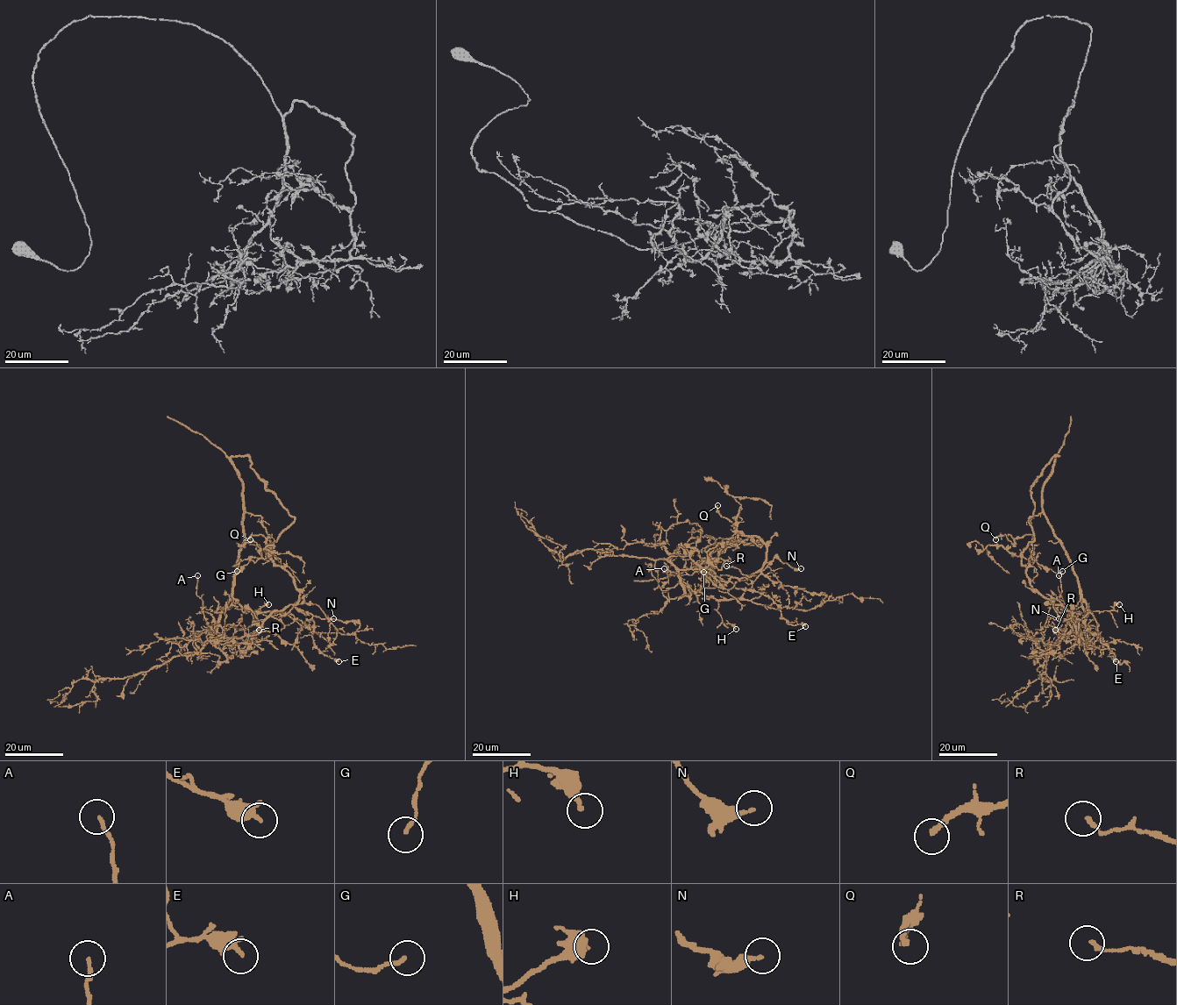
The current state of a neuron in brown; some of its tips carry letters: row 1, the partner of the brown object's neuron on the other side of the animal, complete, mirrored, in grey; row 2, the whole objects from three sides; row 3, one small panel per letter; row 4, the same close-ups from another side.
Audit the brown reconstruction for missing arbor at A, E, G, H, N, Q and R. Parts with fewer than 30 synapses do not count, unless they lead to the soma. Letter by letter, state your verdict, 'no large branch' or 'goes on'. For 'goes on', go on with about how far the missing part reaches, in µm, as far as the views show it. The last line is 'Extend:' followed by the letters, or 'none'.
A: no large branch
E: no large branch
G: no large branch
H: no large branch
N: no large branch
Q: goes on; about 60 µm are missing
R: no large branch
Extend: Q

